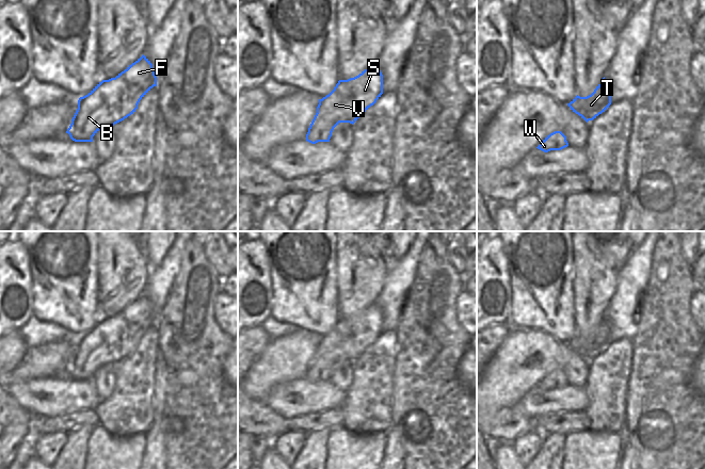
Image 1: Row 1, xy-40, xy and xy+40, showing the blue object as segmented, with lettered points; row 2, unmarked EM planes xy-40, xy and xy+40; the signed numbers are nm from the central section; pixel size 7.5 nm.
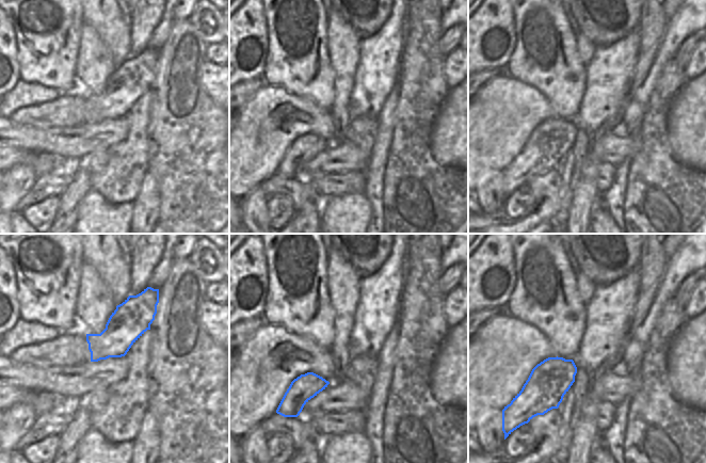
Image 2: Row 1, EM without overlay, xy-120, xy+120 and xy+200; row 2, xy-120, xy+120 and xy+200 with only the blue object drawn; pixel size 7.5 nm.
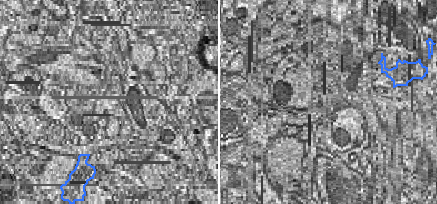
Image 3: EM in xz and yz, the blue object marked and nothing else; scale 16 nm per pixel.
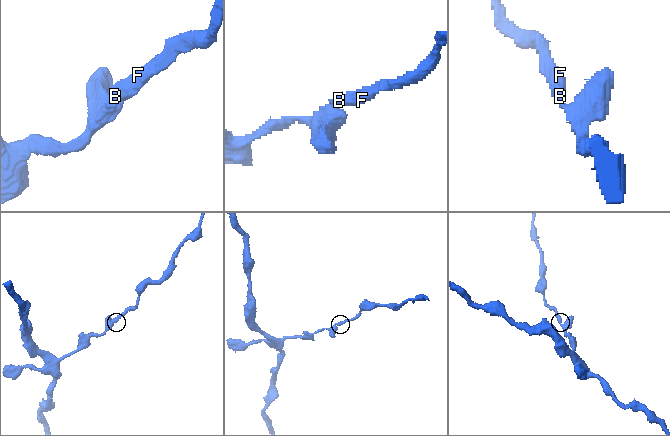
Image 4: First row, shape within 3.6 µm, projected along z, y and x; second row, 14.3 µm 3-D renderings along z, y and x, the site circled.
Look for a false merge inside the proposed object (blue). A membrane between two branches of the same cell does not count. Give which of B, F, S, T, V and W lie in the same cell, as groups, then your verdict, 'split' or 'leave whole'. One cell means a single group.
B F S T V W; leave whole

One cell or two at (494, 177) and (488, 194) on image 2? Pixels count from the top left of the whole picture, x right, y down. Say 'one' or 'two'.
one

